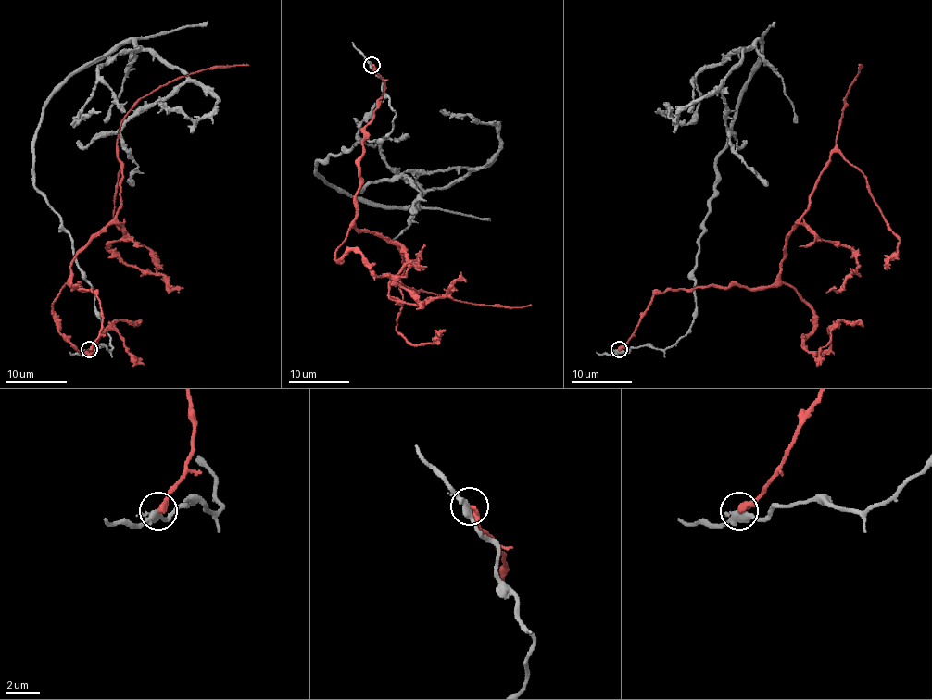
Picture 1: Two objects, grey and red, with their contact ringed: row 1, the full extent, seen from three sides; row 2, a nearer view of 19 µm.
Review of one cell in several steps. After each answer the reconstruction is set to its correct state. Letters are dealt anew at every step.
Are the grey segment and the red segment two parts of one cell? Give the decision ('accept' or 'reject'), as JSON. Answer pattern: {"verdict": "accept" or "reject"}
{"verdict": "reject"}

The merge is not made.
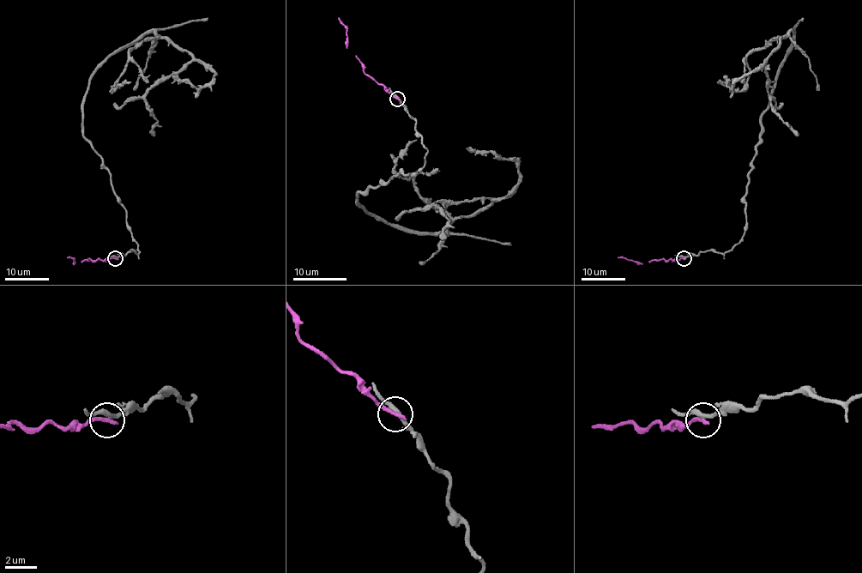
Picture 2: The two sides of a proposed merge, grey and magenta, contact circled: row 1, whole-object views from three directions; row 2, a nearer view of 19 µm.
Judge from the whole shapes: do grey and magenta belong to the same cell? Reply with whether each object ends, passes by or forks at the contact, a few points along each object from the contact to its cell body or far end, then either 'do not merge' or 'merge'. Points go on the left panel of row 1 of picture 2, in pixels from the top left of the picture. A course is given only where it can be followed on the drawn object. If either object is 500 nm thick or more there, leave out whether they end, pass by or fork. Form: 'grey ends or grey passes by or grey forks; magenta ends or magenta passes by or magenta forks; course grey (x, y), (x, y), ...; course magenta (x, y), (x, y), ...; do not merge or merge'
grey passes by; magenta ends; course grey (115, 258), (138, 244), (83, 135), (83, 100), (90, 76), (153, 31), (192, 59), (147, 91), (154, 135); course magenta (115, 258), (87, 259), (75, 263), (74, 259), (67, 256); do not merge

